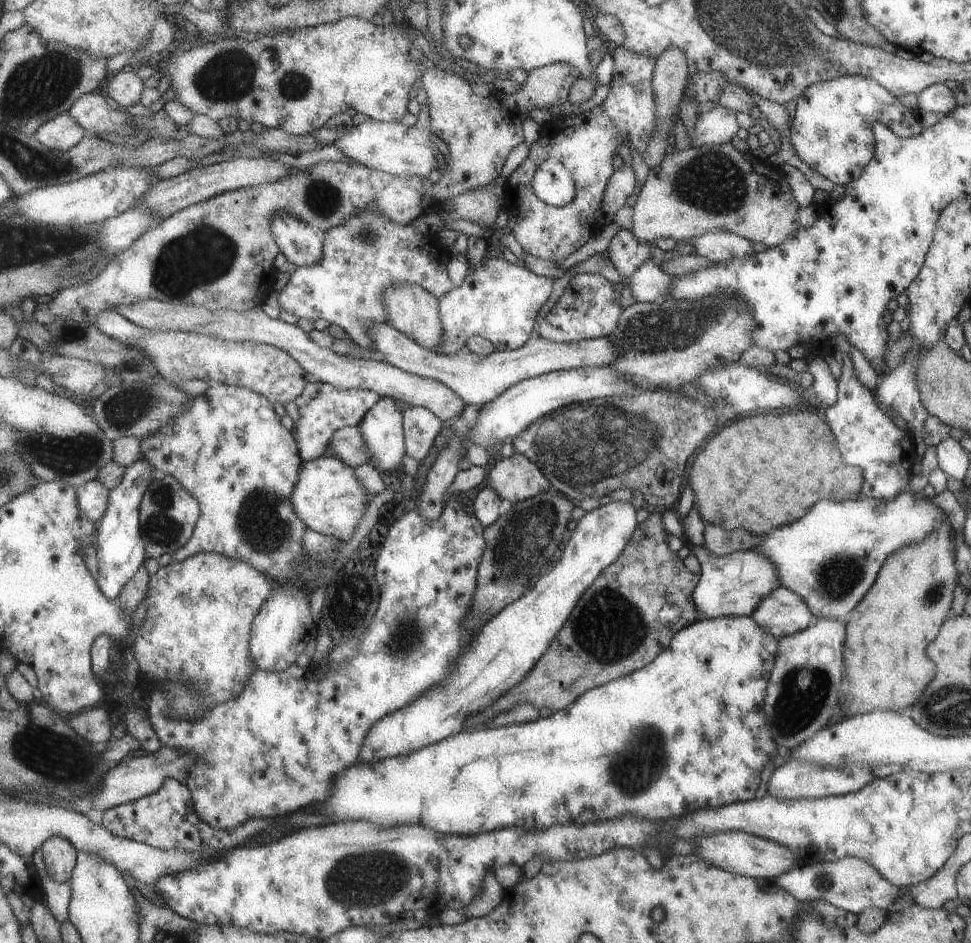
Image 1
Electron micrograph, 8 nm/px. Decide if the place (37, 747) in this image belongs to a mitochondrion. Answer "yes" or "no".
yes

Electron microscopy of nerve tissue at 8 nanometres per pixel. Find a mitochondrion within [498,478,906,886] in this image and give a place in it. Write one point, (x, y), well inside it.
(610, 627)

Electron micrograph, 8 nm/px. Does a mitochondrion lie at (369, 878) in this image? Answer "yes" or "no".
yes

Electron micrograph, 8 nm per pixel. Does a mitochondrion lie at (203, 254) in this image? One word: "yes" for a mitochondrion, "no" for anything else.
yes

